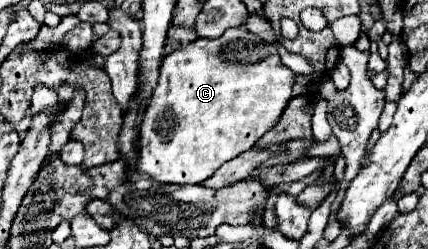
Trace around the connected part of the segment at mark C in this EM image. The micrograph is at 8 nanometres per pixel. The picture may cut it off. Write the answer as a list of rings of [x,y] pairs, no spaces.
[[[229,28],[215,40],[199,38],[171,52],[163,58],[159,82],[143,114],[137,170],[161,184],[201,184],[221,164],[253,148],[279,122],[287,102],[293,98],[293,84],[295,74],[281,62],[277,48],[245,28]]]

